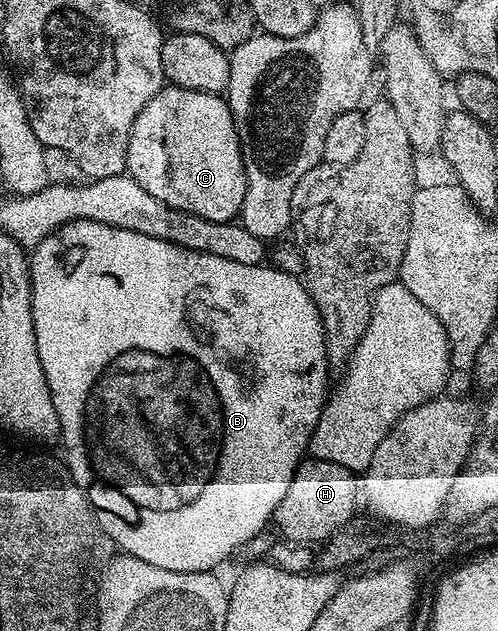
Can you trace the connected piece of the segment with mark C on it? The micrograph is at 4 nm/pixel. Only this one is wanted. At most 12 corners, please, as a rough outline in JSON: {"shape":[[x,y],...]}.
{"shape":[[162,87],[125,170],[163,205],[240,216],[245,166],[220,94]]}

